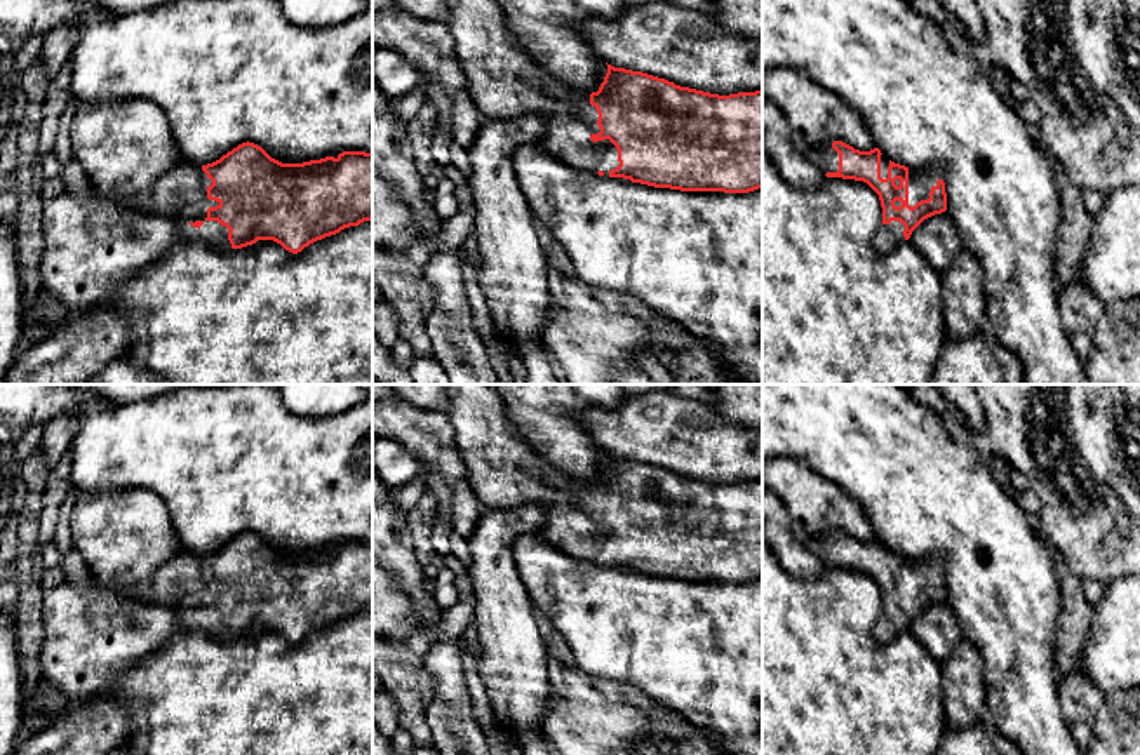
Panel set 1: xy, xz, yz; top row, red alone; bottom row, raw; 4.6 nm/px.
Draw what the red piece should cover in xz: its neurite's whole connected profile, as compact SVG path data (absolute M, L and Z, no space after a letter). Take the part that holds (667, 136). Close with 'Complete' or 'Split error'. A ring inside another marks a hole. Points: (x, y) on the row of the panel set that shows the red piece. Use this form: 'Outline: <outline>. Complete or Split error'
Outline: M446 0L446 5L468 94L487 120L540 115L547 124L543 150L588 174L681 191L762 188L762 90L719 96L607 64L599 90L588 96L564 87L512 43L496 0Z. Split error

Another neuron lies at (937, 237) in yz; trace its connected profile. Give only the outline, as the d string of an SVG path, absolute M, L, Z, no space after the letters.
M947 212L924 219L910 240L938 273L943 273L962 251L956 223Z

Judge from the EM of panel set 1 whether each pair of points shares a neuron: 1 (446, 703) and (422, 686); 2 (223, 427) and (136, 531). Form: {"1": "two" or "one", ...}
{"1": "two", "2": "two"}

